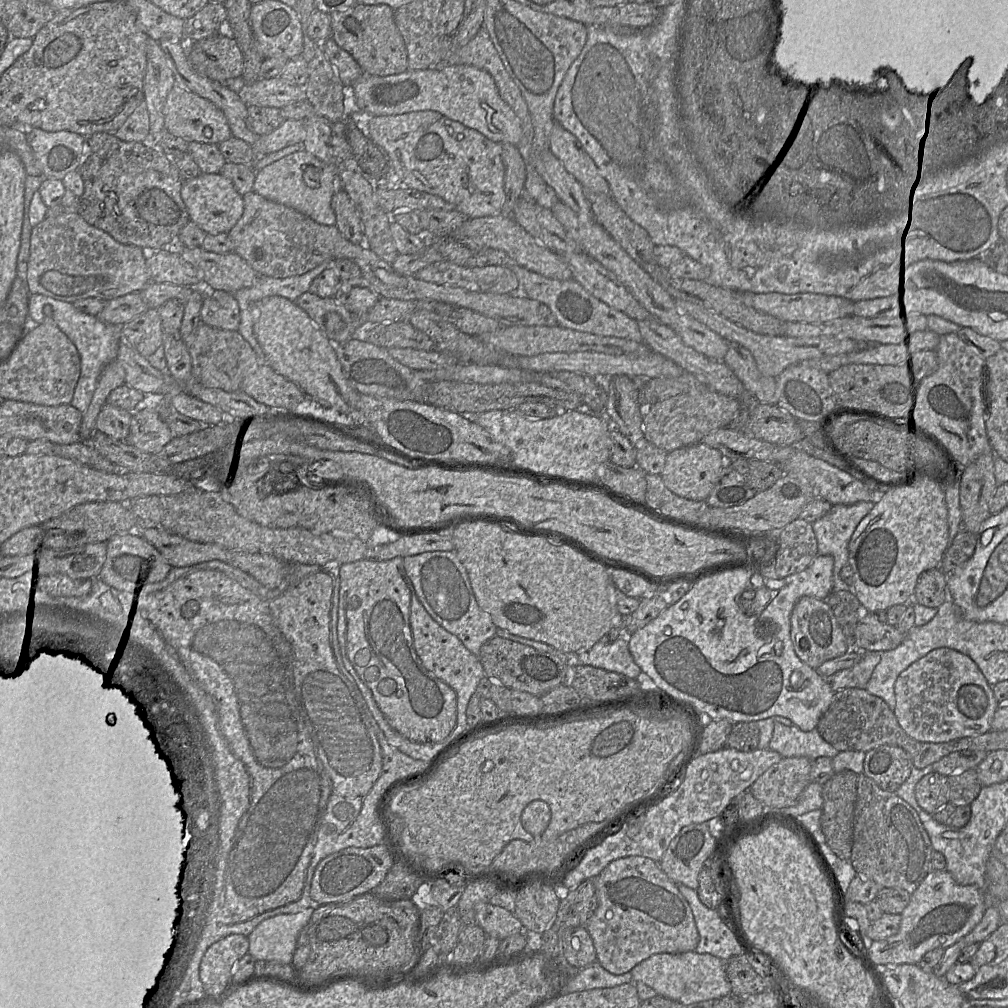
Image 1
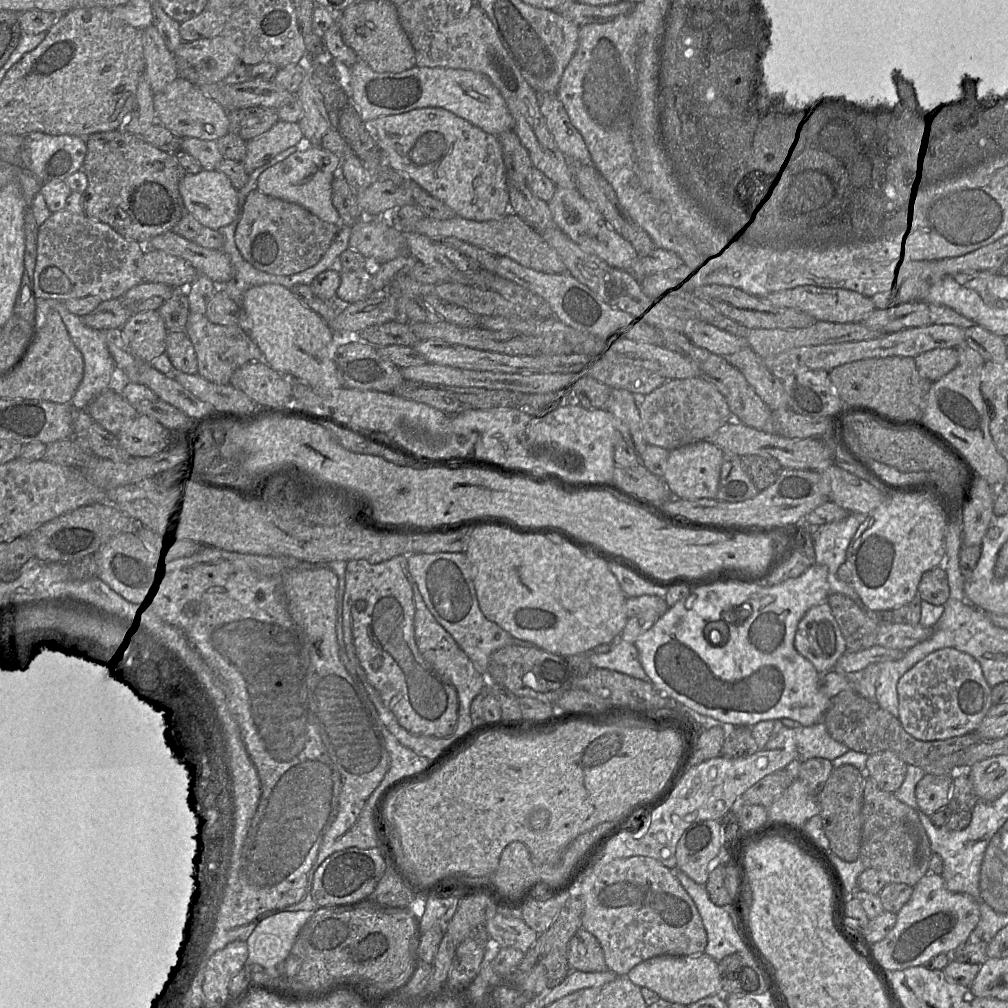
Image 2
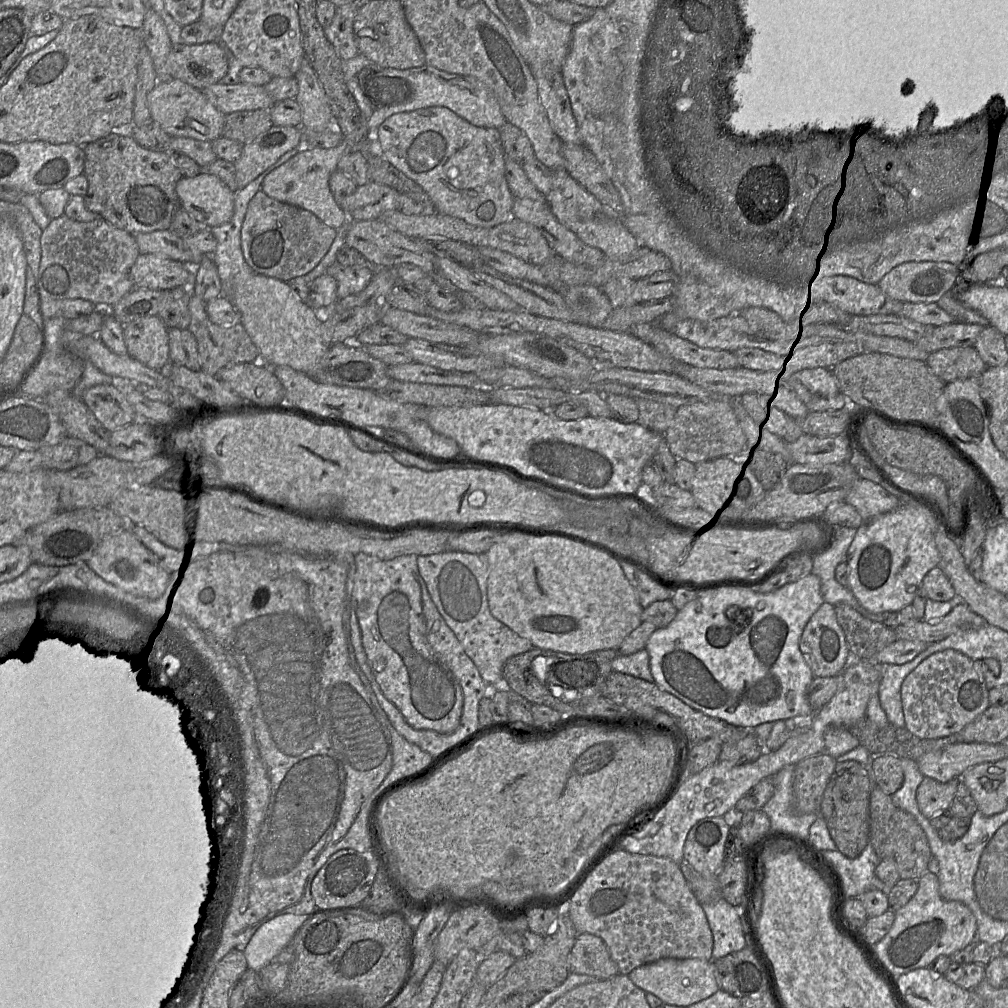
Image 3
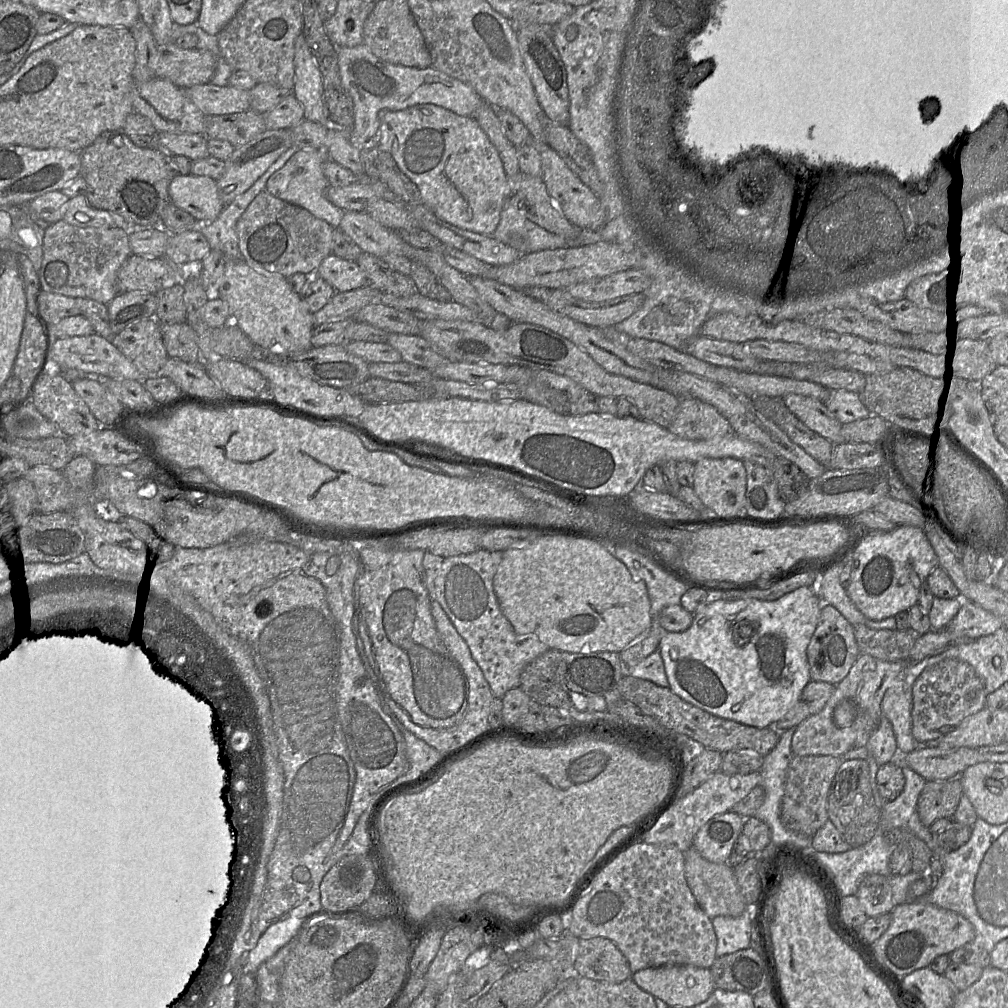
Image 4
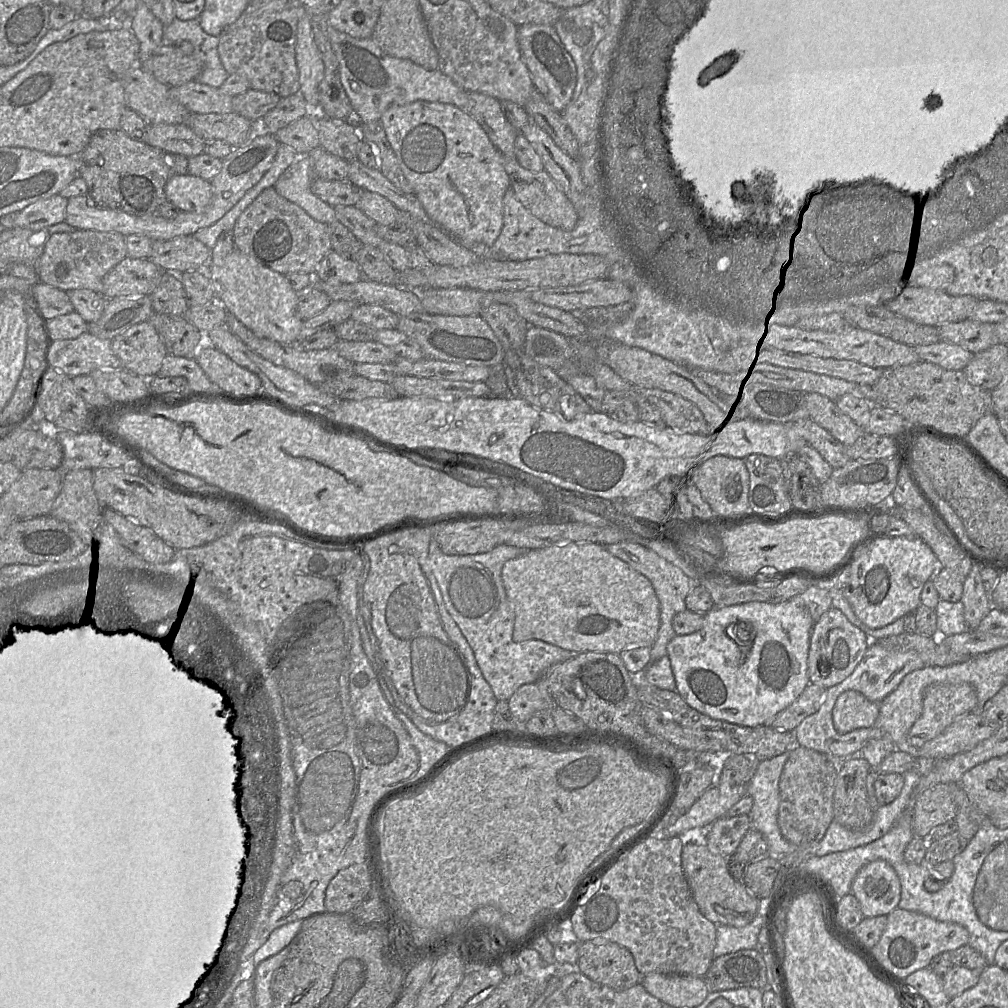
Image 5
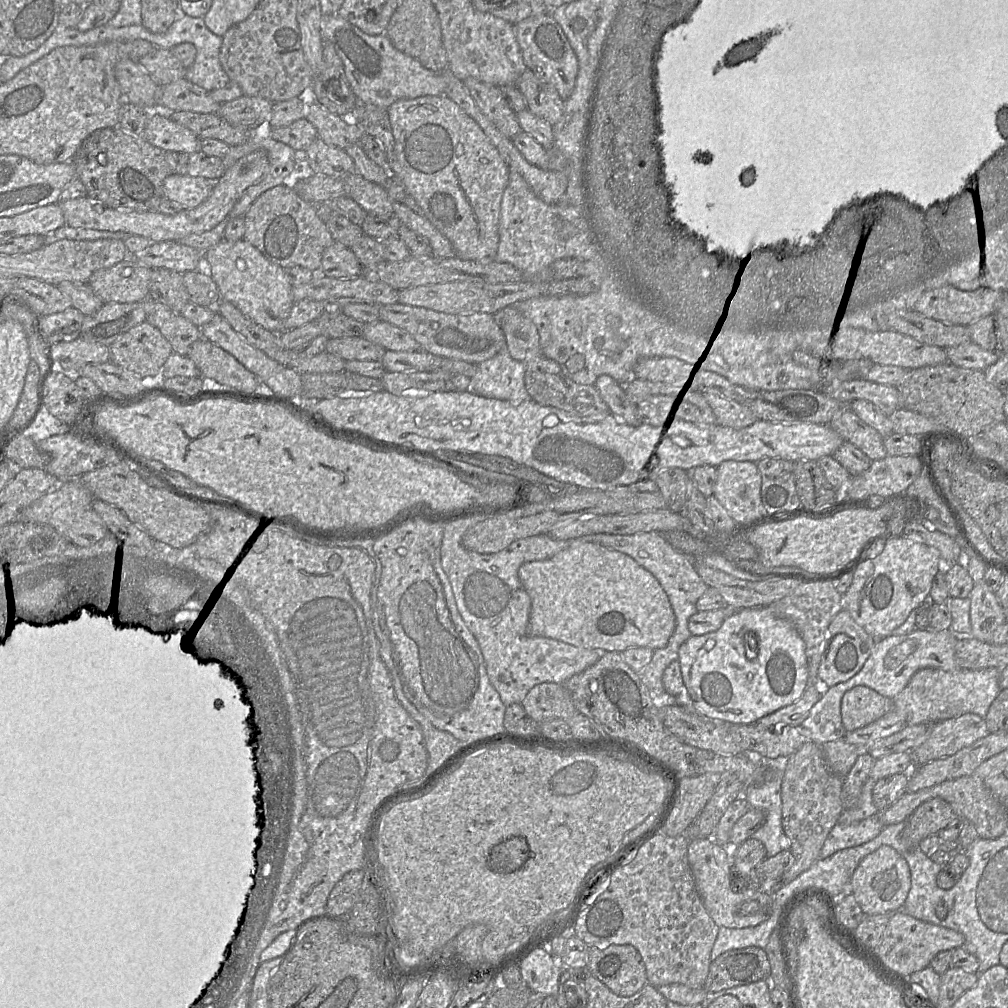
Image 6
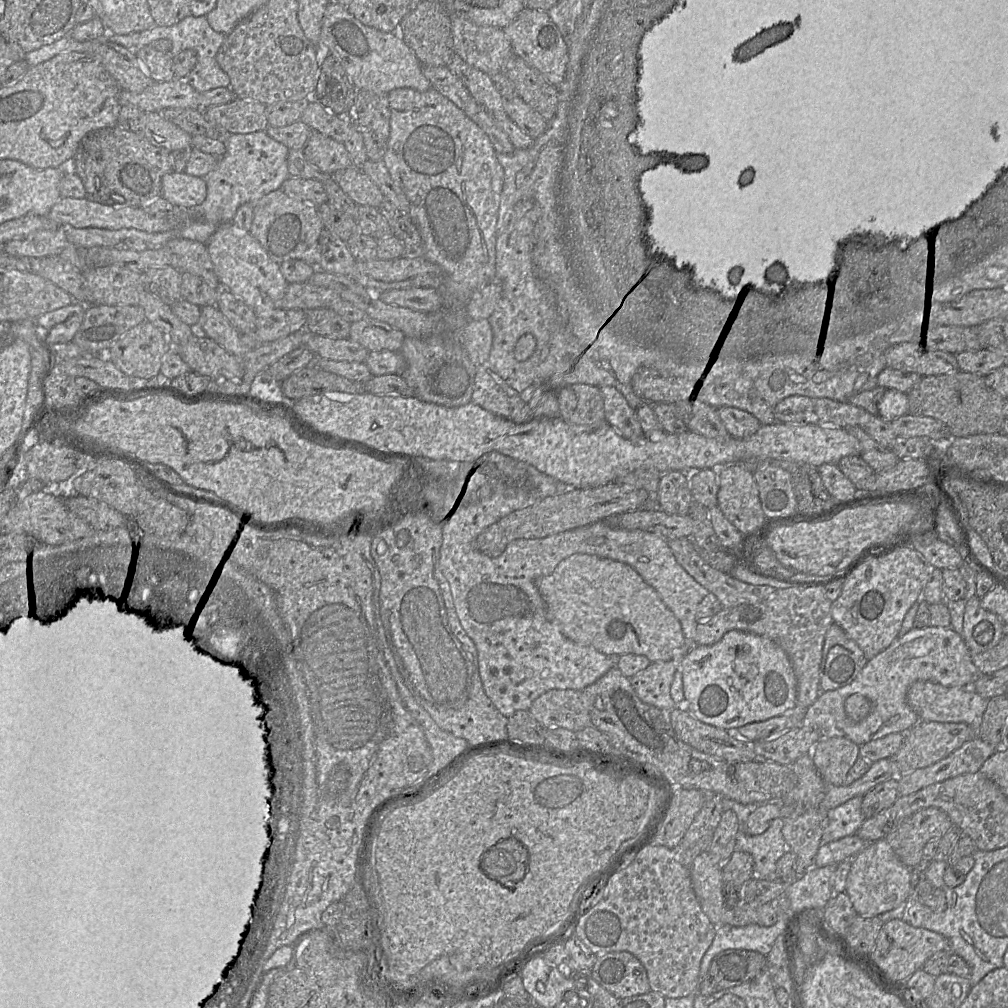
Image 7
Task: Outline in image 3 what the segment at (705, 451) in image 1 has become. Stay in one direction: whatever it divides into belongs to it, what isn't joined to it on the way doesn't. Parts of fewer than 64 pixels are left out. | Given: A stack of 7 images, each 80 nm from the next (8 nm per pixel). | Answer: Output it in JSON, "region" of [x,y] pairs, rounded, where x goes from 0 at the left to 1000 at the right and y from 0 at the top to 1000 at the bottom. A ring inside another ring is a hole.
{"region":[[[723,452],[690,458],[685,488],[691,502],[705,511],[725,502],[725,486],[732,474],[732,462]]]}

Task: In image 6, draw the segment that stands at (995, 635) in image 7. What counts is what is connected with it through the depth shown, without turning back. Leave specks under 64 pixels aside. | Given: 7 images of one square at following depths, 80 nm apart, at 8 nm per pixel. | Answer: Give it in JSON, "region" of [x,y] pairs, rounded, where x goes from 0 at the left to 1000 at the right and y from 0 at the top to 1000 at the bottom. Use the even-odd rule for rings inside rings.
{"region":[[[976,575],[966,578],[960,593],[963,629],[972,636],[982,637],[985,627],[998,617],[997,604]]]}

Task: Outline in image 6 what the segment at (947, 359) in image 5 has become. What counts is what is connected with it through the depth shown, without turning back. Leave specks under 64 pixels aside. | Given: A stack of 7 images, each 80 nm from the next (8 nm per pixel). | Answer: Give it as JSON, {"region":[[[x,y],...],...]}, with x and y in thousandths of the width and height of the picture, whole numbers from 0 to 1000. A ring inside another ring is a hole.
{"region":[[[962,338],[937,347],[941,361],[967,368],[975,369],[991,355],[990,350],[978,348]]]}

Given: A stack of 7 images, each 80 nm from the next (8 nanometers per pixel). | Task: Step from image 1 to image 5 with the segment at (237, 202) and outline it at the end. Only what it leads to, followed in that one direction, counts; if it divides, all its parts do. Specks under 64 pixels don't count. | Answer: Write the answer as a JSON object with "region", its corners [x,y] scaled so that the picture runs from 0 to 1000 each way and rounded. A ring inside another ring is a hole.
{"region":[[[172,172],[164,185],[164,193],[180,209],[197,209],[208,201],[210,185],[199,176]]]}

